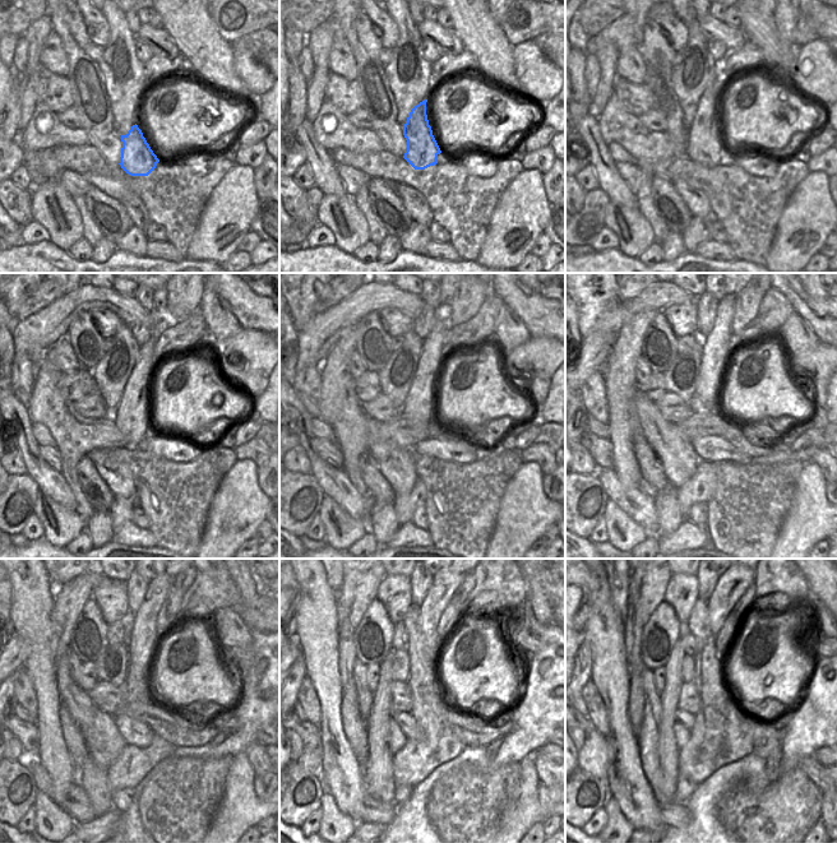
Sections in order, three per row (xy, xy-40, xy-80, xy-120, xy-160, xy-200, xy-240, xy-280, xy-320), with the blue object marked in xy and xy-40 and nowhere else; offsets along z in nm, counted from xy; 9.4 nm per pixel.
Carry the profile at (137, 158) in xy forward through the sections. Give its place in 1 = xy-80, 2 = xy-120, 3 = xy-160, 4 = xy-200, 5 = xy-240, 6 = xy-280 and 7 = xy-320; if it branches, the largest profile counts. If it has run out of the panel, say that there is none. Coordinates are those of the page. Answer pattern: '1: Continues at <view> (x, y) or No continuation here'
1: Continues at xy-80 (704, 146)
2: Continues at xy-120 (130, 416)
3: Continues at xy-160 (419, 406)
4: Continues at xy-200 (715, 352)
5: Continues at xy-240 (143, 638)
6: Continues at xy-280 (424, 648)
7: Continues at xy-320 (731, 586).

